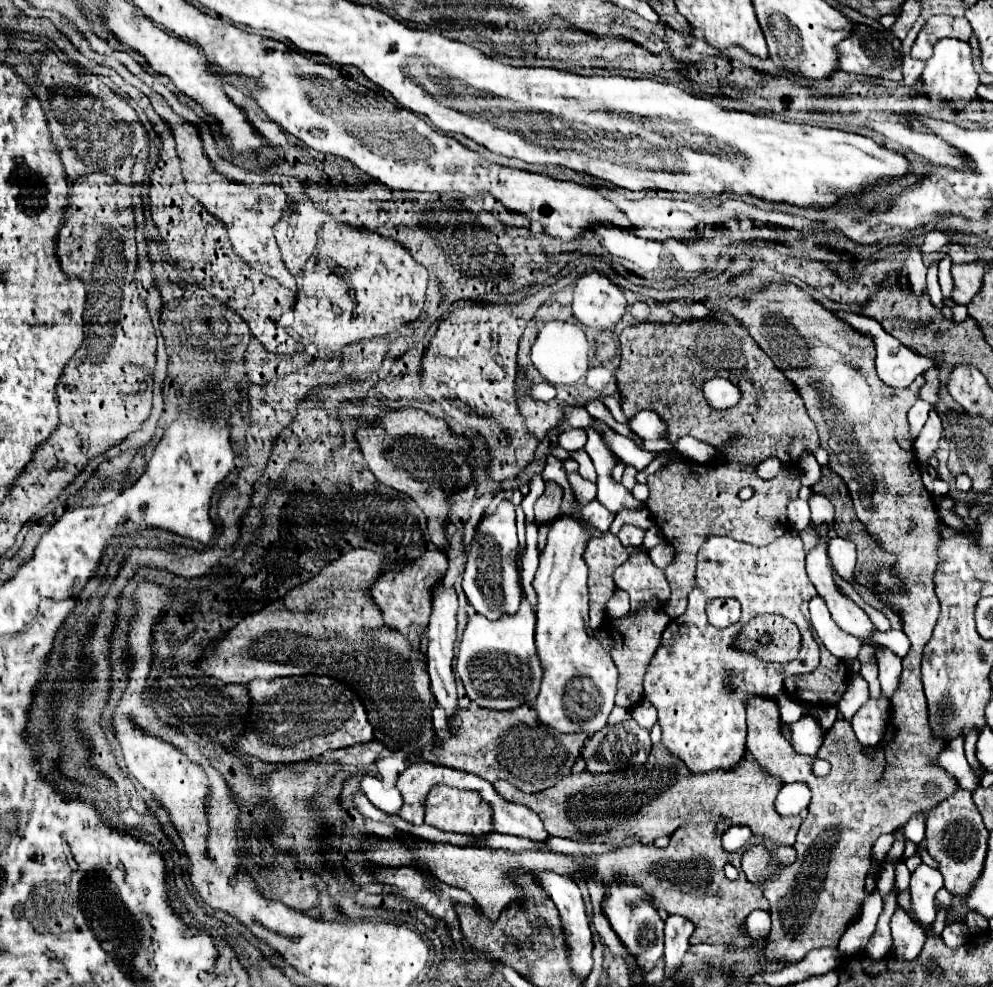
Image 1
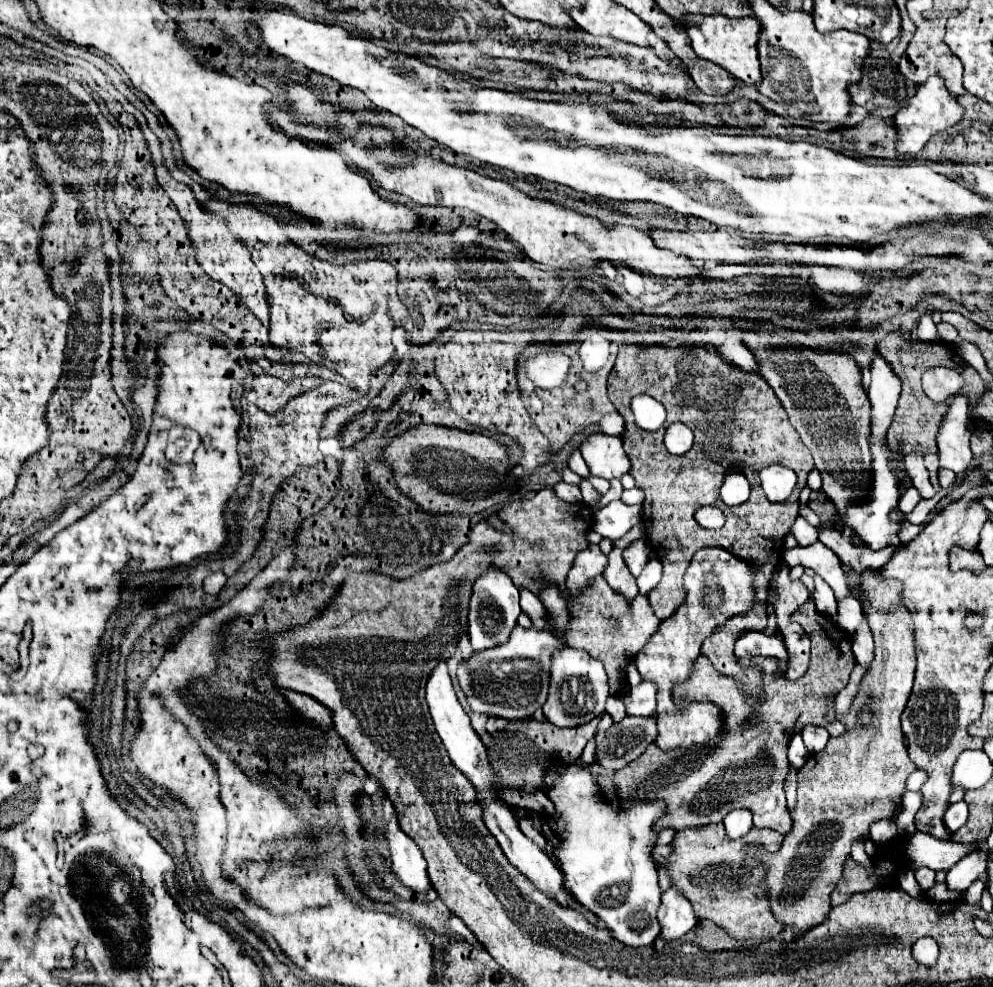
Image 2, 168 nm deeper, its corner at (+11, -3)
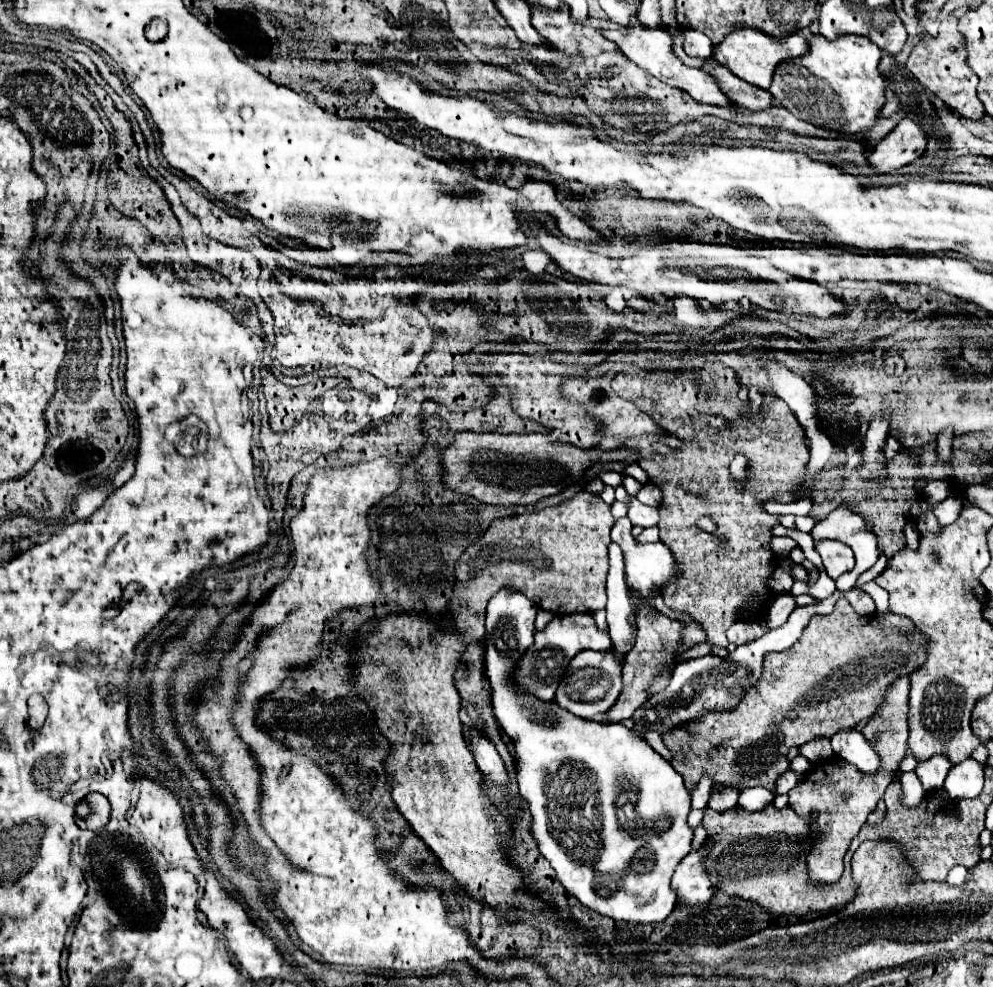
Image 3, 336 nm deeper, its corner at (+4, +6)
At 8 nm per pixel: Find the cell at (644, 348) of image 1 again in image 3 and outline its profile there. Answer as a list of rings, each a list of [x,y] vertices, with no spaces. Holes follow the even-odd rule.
[[[720,361],[714,362],[710,370],[699,370],[699,374],[687,370],[645,372],[633,366],[627,372],[615,374],[611,386],[621,398],[649,412],[665,434],[681,442],[681,448],[671,450],[671,456],[685,462],[677,464],[677,474],[659,486],[663,492],[659,506],[661,542],[669,546],[679,566],[679,578],[667,582],[663,600],[669,608],[701,622],[709,644],[727,646],[725,632],[739,620],[739,612],[745,604],[765,604],[773,598],[771,590],[767,590],[767,578],[771,578],[777,564],[777,556],[771,548],[771,530],[779,526],[779,520],[765,512],[765,502],[795,500],[801,492],[801,478],[809,462],[803,426],[799,426],[795,414],[791,414],[787,402],[779,396],[765,394],[767,408],[763,410],[761,406],[759,412],[751,412],[751,400],[739,398],[743,386],[735,382],[733,370]],[[703,382],[723,382],[723,386],[703,390]],[[705,412],[713,412],[725,418],[725,422],[719,428],[705,426]],[[737,452],[753,460],[745,488],[737,488],[737,482],[729,476],[729,462]],[[699,516],[711,516],[717,522],[717,530],[713,534],[699,530],[695,524]]]

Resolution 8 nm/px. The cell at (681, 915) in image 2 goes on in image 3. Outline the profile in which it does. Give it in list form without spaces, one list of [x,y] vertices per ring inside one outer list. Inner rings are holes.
[[[699,848],[697,852],[687,854],[675,870],[671,886],[673,886],[679,902],[683,902],[685,906],[703,904],[713,898],[715,888],[705,874],[703,860],[705,860],[705,850]]]

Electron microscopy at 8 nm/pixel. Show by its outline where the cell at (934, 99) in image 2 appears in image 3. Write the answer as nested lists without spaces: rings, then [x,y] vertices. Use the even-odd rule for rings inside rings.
[[[905,116],[901,122],[875,146],[869,162],[873,164],[877,174],[889,174],[899,170],[901,166],[923,156],[927,148],[927,134],[923,126]]]

